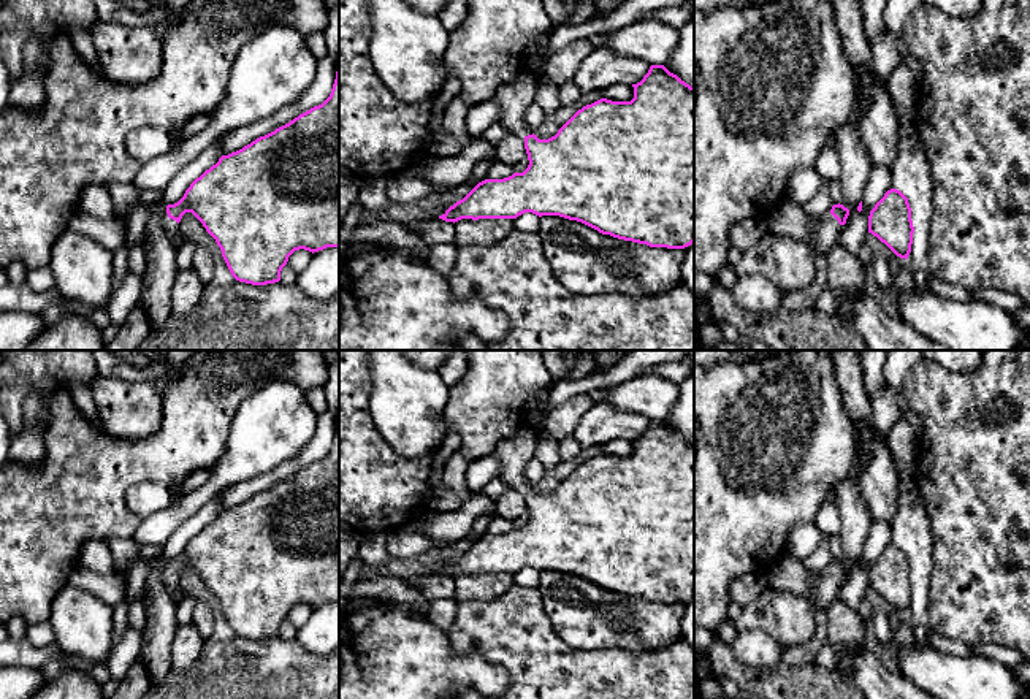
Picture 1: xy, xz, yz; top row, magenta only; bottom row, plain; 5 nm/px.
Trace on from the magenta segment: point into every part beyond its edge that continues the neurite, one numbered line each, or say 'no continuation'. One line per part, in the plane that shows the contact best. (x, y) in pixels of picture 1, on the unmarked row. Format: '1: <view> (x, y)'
1: yz (789, 574)

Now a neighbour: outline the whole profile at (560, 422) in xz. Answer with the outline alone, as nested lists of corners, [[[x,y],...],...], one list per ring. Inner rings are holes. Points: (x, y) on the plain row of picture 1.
[[[580,393],[569,401],[542,412],[536,420],[536,430],[540,434],[553,437],[558,444],[572,436],[574,428],[582,417],[593,407],[593,399],[588,393]]]

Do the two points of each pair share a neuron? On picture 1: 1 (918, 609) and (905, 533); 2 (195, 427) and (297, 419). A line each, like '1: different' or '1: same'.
1: same
2: different

